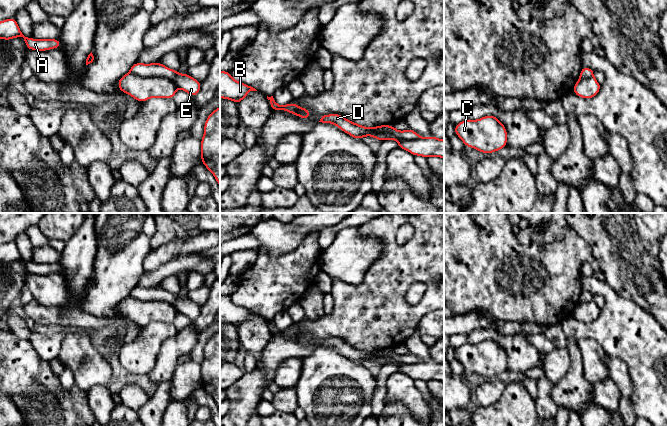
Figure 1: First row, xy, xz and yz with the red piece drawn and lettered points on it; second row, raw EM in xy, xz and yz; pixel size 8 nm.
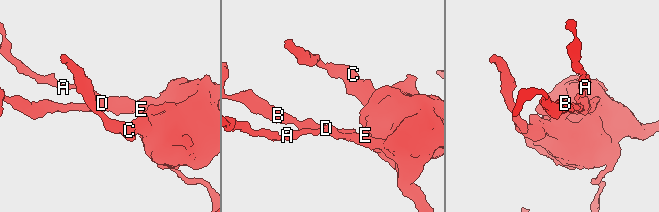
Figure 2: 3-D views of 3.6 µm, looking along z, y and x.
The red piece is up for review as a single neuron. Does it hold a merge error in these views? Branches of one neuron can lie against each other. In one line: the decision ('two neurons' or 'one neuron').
two neurons

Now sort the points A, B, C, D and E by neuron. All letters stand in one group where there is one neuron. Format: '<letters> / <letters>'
A E / B C D

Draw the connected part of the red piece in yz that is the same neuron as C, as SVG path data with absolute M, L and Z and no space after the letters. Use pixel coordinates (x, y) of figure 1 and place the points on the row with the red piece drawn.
M493 116L478 120L466 120L455 124L455 135L461 138L464 146L474 148L484 154L491 154L507 146L507 129Z

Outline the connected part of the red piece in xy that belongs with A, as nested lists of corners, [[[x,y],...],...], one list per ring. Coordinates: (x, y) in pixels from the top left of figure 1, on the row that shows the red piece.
[[[14,17],[0,21],[0,39],[11,40],[16,37],[24,38],[28,50],[47,51],[62,46],[59,39],[34,39],[25,37]]]

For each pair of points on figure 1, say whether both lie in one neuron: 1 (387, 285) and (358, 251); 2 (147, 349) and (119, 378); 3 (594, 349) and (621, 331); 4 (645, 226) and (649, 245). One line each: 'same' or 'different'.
1: different
2: different
3: different
4: same

